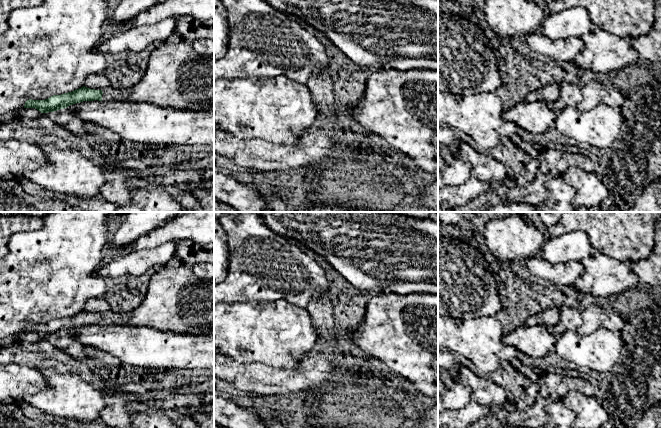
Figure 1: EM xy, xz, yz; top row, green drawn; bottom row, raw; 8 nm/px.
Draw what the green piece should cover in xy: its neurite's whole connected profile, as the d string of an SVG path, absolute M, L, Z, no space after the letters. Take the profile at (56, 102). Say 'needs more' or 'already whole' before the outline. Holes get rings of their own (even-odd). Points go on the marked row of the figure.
needs more | M169 39L156 45L150 55L143 78L130 88L109 86L104 90L95 90L83 86L72 92L53 95L45 100L29 99L25 102L24 108L35 108L41 113L48 113L83 101L94 100L130 101L189 111L214 112L214 55L199 55L188 42Z

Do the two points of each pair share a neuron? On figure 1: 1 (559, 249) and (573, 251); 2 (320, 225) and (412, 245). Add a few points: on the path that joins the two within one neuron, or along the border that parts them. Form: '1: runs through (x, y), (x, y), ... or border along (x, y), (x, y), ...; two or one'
1: runs through (562, 249), (570, 250); one
2: runs through (343, 225), (348, 225), (368, 245), (389, 245); one

